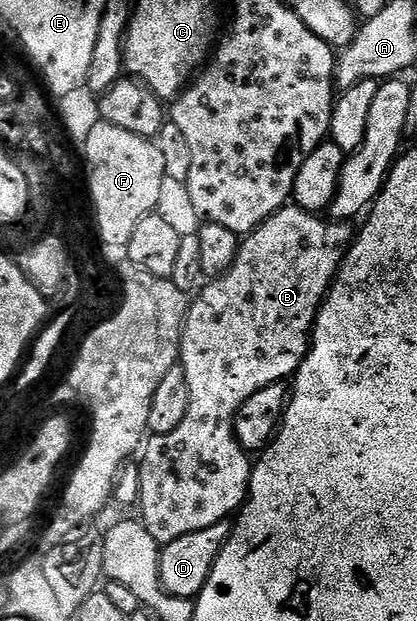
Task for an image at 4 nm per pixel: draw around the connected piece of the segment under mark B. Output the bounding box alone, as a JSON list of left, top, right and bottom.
[137,205,357,545]

